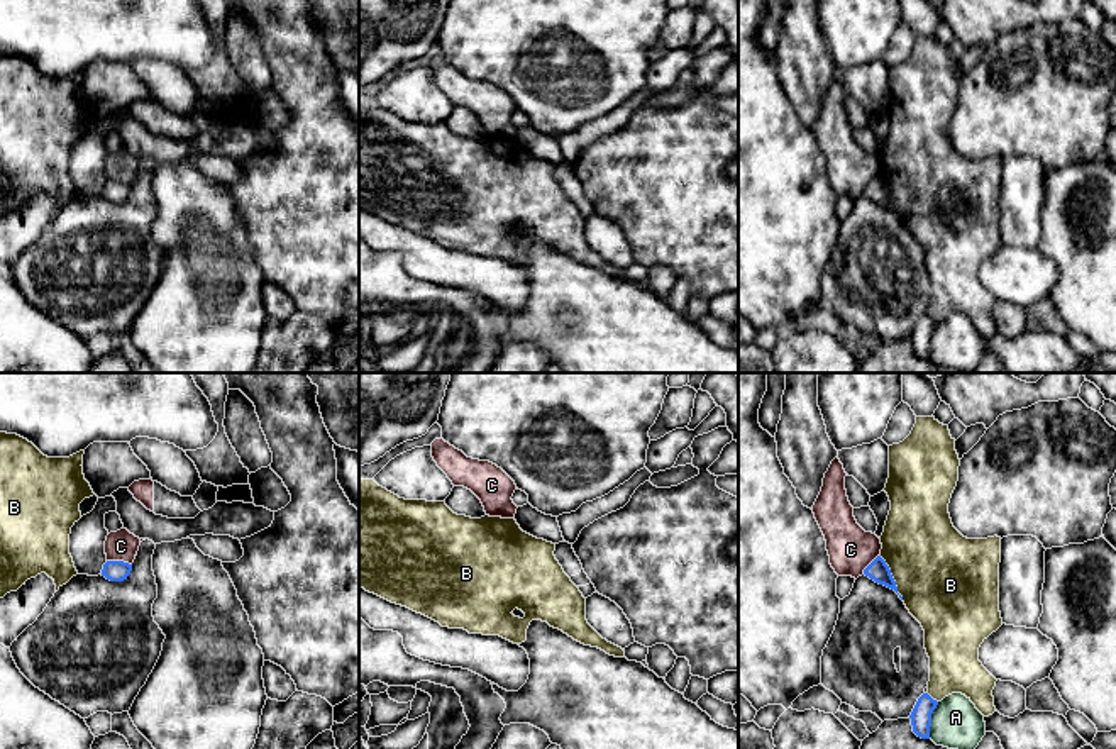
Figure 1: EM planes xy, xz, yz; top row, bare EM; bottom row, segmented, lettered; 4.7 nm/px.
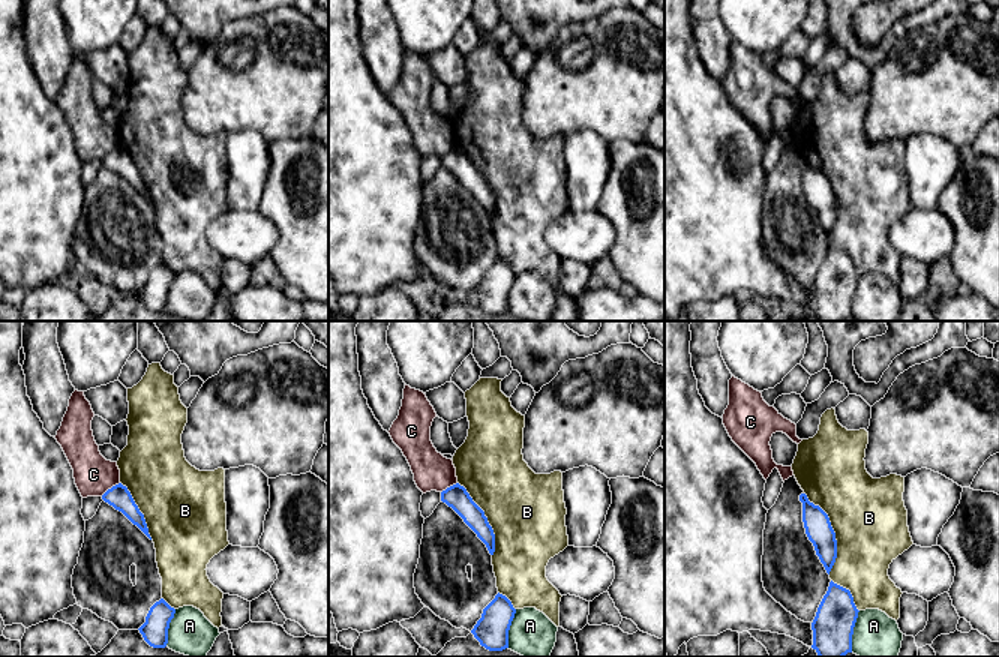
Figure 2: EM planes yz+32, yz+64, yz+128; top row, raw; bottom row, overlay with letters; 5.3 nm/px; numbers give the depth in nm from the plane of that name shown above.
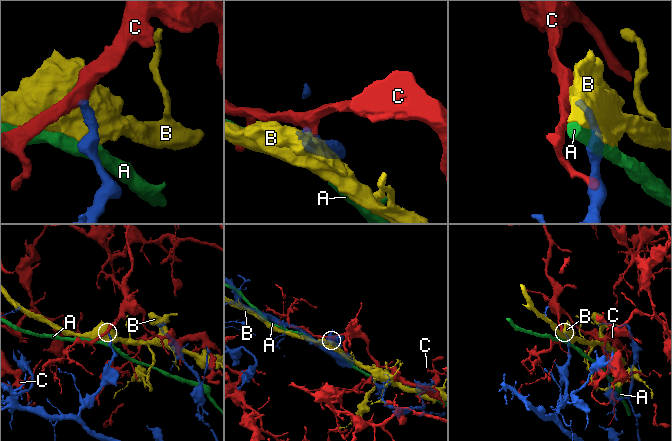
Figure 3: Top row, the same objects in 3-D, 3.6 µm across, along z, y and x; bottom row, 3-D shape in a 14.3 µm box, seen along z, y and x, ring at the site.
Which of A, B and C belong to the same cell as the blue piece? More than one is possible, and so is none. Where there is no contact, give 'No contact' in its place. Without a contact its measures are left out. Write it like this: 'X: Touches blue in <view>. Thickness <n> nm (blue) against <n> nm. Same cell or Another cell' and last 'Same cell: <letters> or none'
A: Touches blue in yz. Thickness 100 nm (blue) against 240 nm. Another cell
B: Touches blue in yz. Thickness 100 nm (blue) against 440 nm. Another cell
C: Touches blue in xy. Thickness 100 nm (blue) against 140 nm. Another cell
Same cell: none

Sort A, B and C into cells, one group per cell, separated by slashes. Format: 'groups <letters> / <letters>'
groups A / B / C

